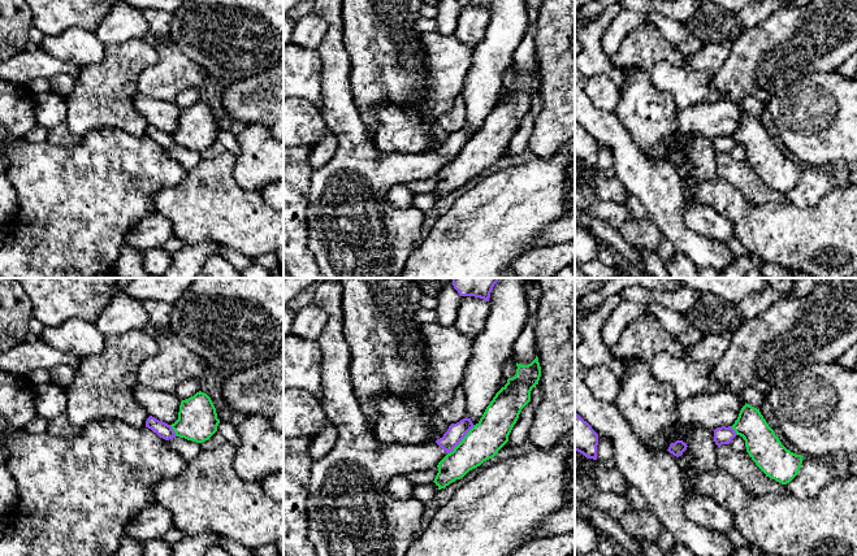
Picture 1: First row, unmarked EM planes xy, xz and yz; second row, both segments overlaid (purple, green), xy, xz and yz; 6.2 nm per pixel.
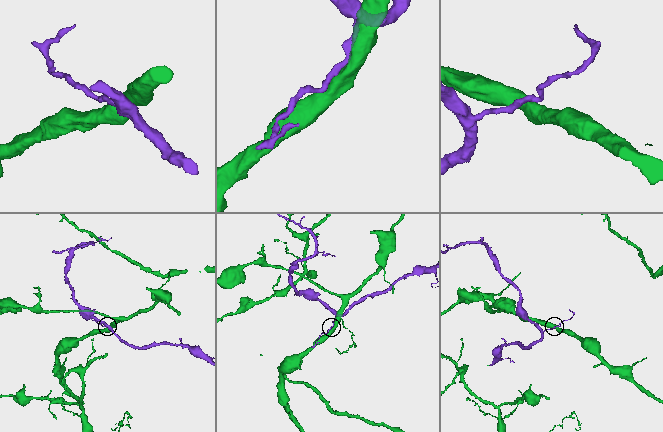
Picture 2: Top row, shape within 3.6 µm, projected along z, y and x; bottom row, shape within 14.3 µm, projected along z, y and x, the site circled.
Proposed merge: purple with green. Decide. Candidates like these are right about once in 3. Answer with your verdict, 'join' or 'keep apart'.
join

